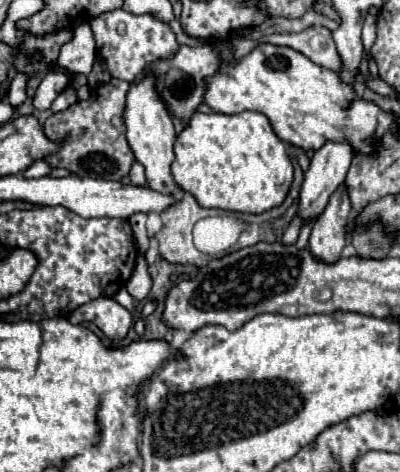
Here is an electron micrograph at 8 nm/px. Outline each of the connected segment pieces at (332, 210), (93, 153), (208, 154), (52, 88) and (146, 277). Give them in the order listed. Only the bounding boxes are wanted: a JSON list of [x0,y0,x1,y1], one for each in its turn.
[[308,184,352,262],[44,78,134,180],[172,112,292,214],[34,70,70,110],[126,254,152,300]]

